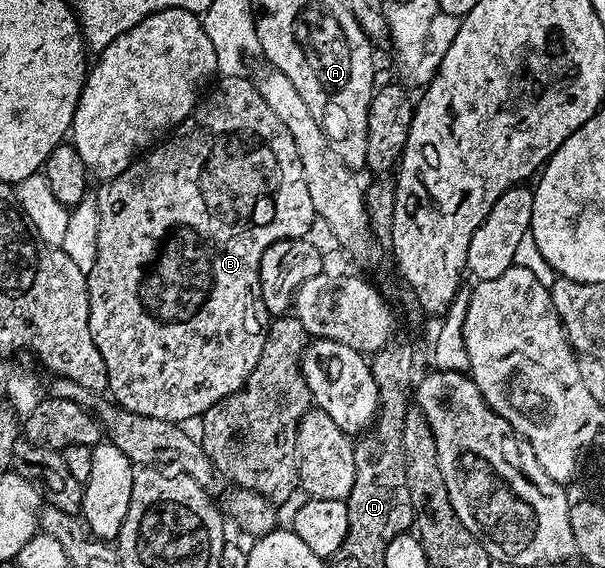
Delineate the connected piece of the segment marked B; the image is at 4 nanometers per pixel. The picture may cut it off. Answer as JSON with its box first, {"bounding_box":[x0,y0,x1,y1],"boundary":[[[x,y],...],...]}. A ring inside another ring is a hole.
{"bounding_box":[87,76,317,424],"boundary":[[[248,76],[221,77],[219,79],[221,81],[220,86],[214,87],[212,95],[208,99],[205,97],[203,101],[197,104],[189,118],[184,119],[179,126],[171,131],[170,136],[163,139],[163,142],[165,142],[162,146],[160,146],[161,144],[153,145],[147,153],[137,157],[136,161],[127,170],[124,170],[118,176],[99,183],[100,191],[96,194],[96,259],[92,262],[92,270],[90,266],[87,271],[88,299],[90,300],[90,336],[94,336],[94,344],[98,348],[98,352],[102,352],[102,360],[106,364],[106,372],[108,373],[107,393],[121,411],[129,414],[141,414],[143,417],[154,417],[158,420],[184,424],[187,418],[199,419],[204,411],[212,407],[218,400],[222,400],[226,396],[233,394],[238,388],[242,388],[242,384],[250,376],[250,372],[254,372],[254,364],[258,364],[258,356],[262,356],[262,344],[264,343],[266,314],[262,309],[260,300],[260,261],[262,260],[262,252],[266,252],[266,248],[270,248],[270,244],[274,244],[278,240],[305,237],[310,224],[317,218],[314,200],[310,200],[310,192],[306,188],[306,176],[302,172],[302,160],[298,160],[298,148],[294,148],[294,136],[290,136],[286,124],[282,124],[282,120],[278,120],[278,116],[274,116],[274,112],[270,112],[270,104],[266,104],[266,100],[258,92],[256,82],[249,78]]]}

